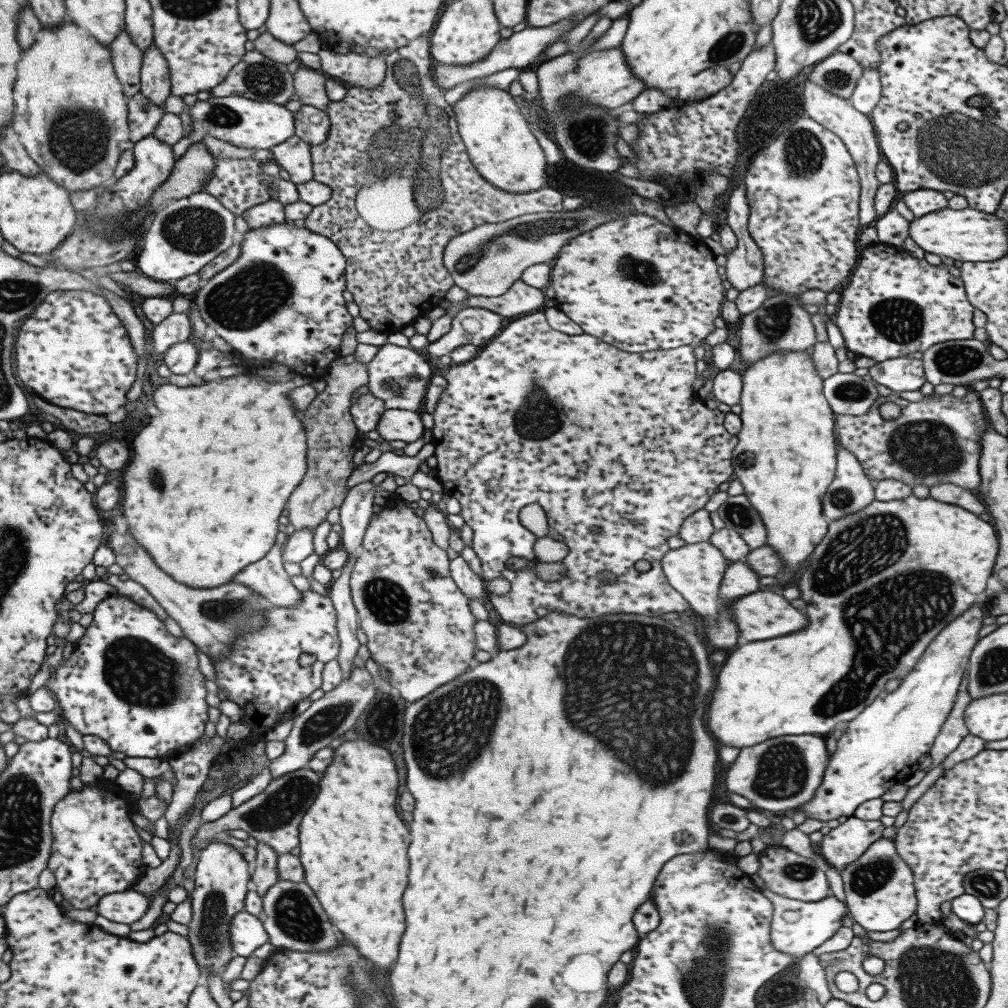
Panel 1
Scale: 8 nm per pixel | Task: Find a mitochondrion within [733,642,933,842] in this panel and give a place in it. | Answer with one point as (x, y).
(782, 772)

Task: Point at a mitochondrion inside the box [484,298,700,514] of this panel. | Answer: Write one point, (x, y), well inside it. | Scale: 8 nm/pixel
(538, 417)

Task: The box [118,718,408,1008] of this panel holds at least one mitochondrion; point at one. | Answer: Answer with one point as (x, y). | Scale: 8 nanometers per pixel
(280, 807)

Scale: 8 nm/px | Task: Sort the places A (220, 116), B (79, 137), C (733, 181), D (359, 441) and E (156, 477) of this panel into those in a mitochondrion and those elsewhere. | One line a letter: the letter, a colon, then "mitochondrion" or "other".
A: mitochondrion
B: mitochondrion
C: other
D: other
E: mitochondrion

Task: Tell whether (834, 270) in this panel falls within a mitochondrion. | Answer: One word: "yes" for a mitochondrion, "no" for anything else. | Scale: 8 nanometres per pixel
no

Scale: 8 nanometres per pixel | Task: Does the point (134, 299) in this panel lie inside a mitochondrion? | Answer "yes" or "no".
no

